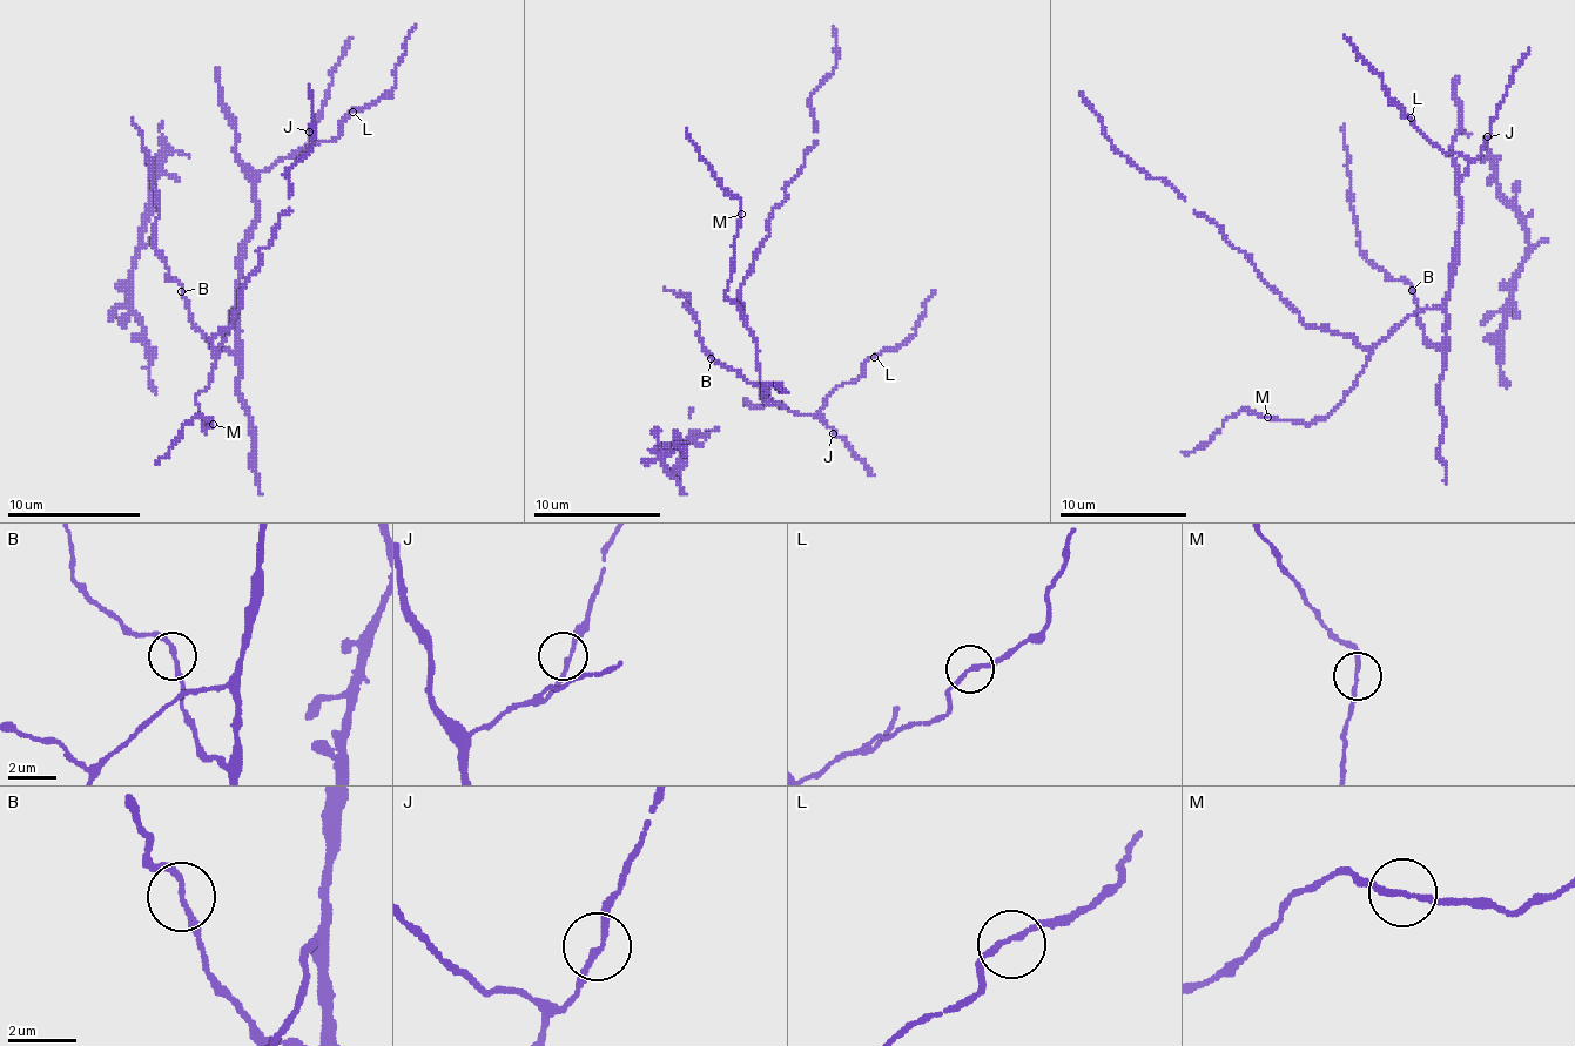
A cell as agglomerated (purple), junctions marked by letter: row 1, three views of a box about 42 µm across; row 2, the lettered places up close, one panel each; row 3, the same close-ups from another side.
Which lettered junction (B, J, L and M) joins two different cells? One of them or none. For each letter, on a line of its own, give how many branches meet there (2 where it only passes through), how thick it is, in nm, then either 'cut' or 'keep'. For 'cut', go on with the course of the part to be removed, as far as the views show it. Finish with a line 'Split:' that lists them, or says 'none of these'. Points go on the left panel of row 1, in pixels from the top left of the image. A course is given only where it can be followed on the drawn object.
B: 2 | 170 nm | keep
J: 2 | 160 nm | keep
L: 2 | 170 nm | keep
M: 2 | 160 nm | keep
Split: none of these

